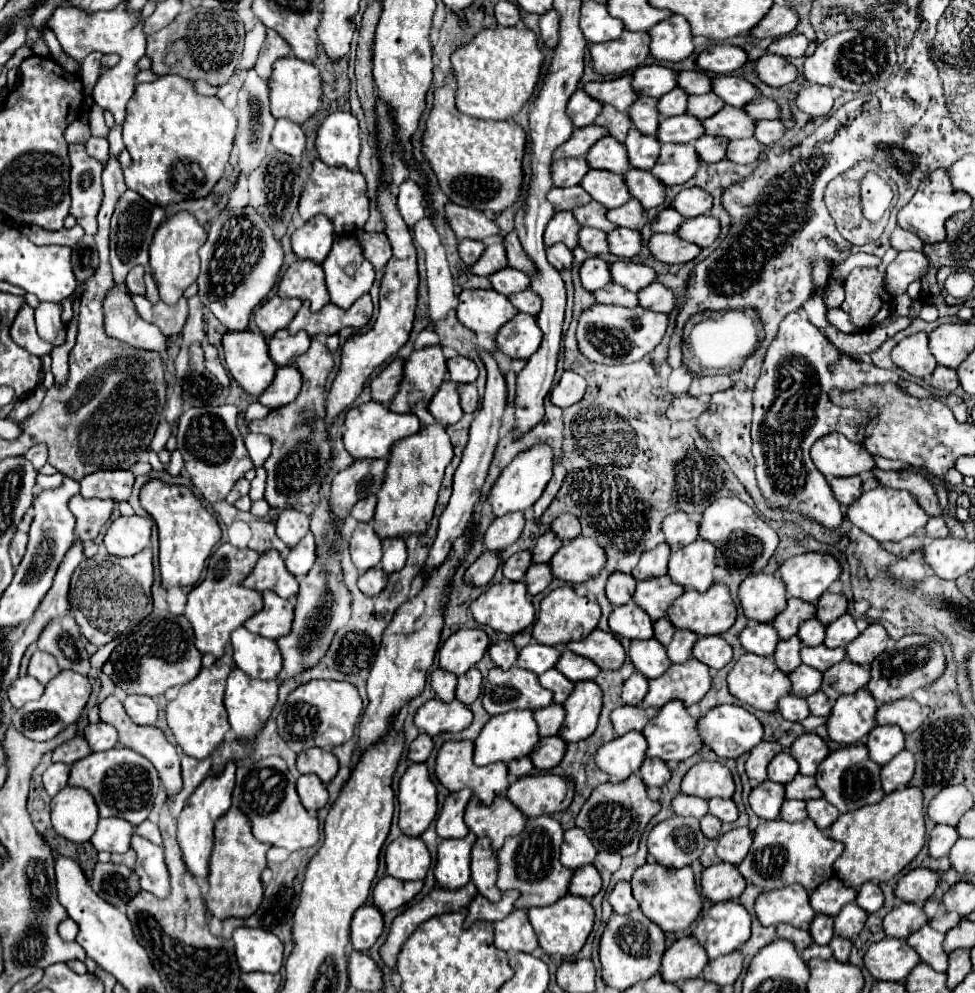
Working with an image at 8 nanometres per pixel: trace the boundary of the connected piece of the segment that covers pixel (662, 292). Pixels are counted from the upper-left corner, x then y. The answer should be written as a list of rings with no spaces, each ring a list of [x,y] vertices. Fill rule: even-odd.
[[[653,282],[645,290],[639,290],[637,296],[639,296],[639,306],[655,310],[655,312],[667,312],[669,314],[677,306],[675,292],[661,282]]]

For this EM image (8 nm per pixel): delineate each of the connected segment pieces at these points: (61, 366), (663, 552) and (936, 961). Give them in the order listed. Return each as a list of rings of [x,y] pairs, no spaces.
[[[71,324],[71,326],[67,328],[67,342],[51,352],[51,358],[53,358],[51,370],[53,370],[55,382],[61,382],[61,386],[67,382],[67,374],[69,374],[69,368],[67,368],[67,354],[71,352],[73,342],[75,342],[75,326],[77,326],[77,324]]]
[[[667,542],[655,546],[653,550],[647,550],[641,554],[639,564],[633,568],[633,578],[635,580],[645,580],[651,576],[661,576],[667,572],[667,562],[669,562],[671,548]]]
[[[923,926],[915,934],[911,934],[907,940],[909,940],[909,946],[917,950],[917,954],[921,956],[925,964],[929,964],[937,972],[947,970],[947,952],[943,950],[945,934],[933,930],[931,926]]]

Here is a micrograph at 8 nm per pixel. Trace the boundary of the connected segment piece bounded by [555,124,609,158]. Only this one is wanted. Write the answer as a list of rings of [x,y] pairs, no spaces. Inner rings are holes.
[[[585,126],[585,128],[577,128],[573,132],[573,136],[569,138],[569,142],[565,142],[563,146],[559,146],[555,158],[585,158],[587,152],[591,150],[591,146],[605,138],[609,132],[603,126]]]

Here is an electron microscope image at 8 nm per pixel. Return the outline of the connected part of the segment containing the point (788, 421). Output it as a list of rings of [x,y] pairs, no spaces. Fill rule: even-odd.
[[[799,312],[789,314],[781,322],[779,334],[767,350],[753,394],[751,438],[753,456],[757,462],[755,474],[767,504],[771,508],[799,510],[827,528],[837,528],[843,520],[841,504],[837,502],[825,476],[815,468],[809,450],[829,432],[839,432],[847,440],[863,442],[861,426],[865,424],[867,414],[833,406],[827,400],[827,394],[835,384],[899,384],[899,380],[901,378],[895,372],[879,368],[865,358],[841,354],[805,316]],[[829,364],[833,364],[833,372],[827,368]],[[795,452],[801,452],[799,460],[795,458]]]

